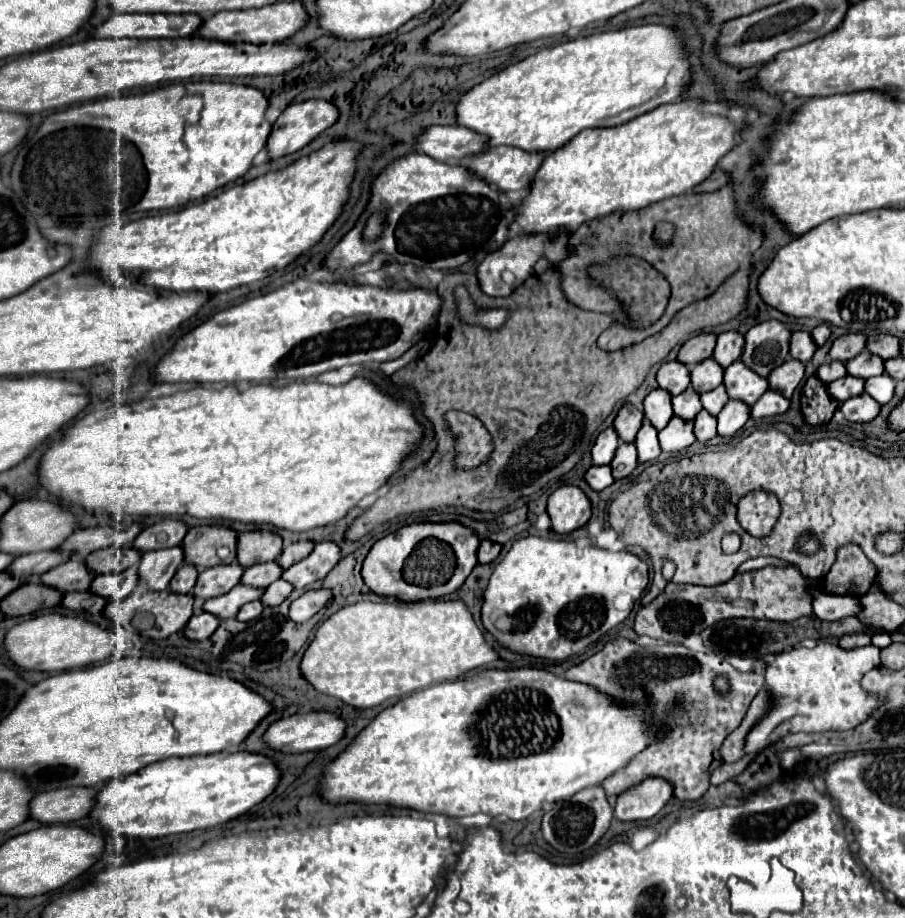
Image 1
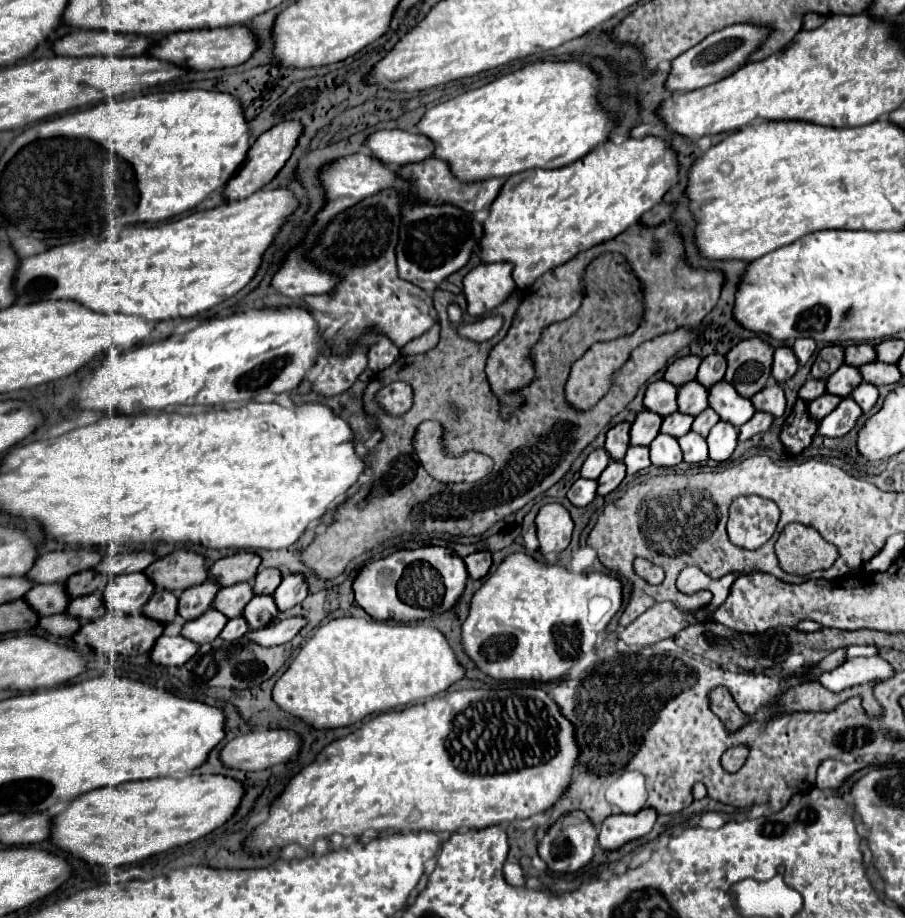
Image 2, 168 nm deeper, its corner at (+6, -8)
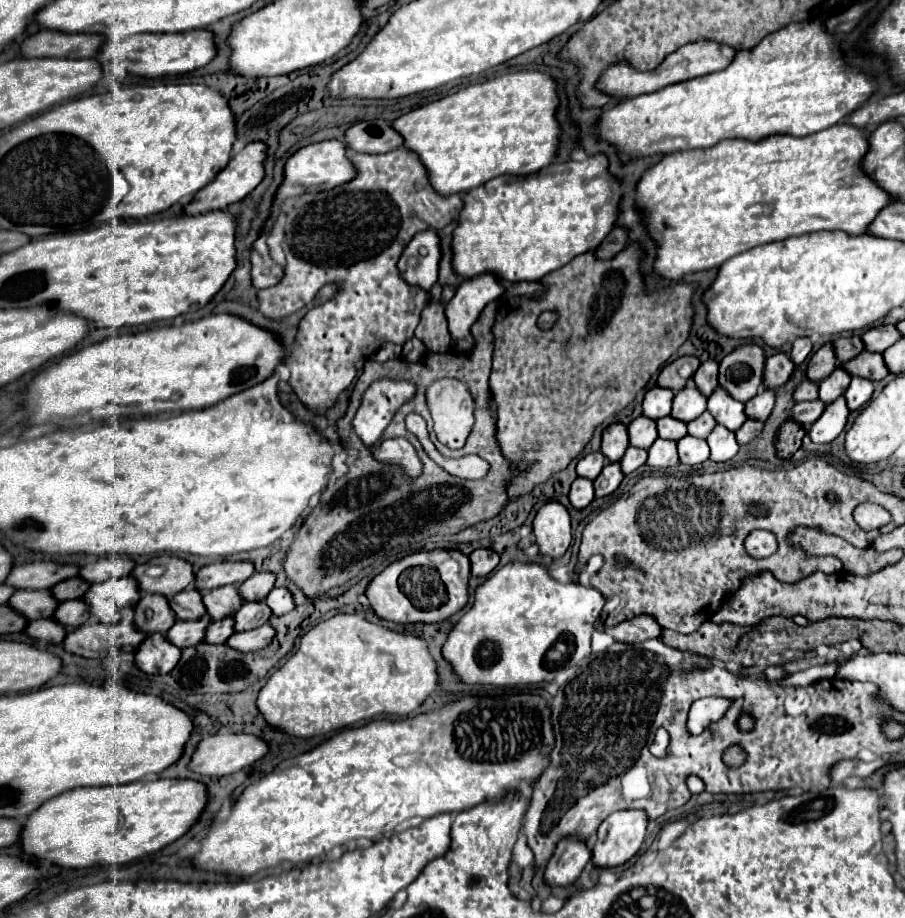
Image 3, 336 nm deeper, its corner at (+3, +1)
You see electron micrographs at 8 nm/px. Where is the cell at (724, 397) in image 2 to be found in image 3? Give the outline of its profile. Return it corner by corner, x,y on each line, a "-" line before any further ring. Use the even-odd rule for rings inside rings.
716,389
708,397
708,411
714,415
718,425
728,427
728,431
736,431
744,421
744,403
736,403
724,389

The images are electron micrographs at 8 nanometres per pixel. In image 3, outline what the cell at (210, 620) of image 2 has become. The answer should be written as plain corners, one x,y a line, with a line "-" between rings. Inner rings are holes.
202,617
198,621
192,621
192,623
174,623
172,629
168,629
166,633
166,639
176,645
178,649
184,649
184,647
192,647
196,643
202,641
202,635
204,635
204,627
208,625
208,617

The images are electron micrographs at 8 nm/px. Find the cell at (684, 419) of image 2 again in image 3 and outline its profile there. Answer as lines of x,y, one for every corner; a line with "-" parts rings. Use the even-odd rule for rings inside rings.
662,417
656,421
658,425
658,435
662,439
670,439
670,441
680,441
686,435
686,423
672,419
672,417

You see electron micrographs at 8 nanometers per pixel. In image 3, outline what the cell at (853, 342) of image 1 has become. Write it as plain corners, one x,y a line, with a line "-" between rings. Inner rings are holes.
824,345
822,349
818,349
812,357
810,357
810,363
808,363
808,369
806,369
806,377
808,381
812,383
820,383
822,379
826,379
832,371
836,369
836,355
834,355
834,349
832,345

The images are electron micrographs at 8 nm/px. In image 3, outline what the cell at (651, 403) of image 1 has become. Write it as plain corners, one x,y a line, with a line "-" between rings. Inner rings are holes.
636,417
630,425
628,425
628,437
630,437
630,445
638,447
638,449
648,449
656,439
656,421
648,419
648,417

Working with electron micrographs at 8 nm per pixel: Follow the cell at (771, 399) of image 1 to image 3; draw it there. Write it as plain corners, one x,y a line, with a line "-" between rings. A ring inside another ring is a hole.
748,419
734,435
736,435
736,441
740,443
740,445
746,445
750,439
754,439
760,431
762,431
762,427
764,427
764,423
762,421
754,421
754,419

